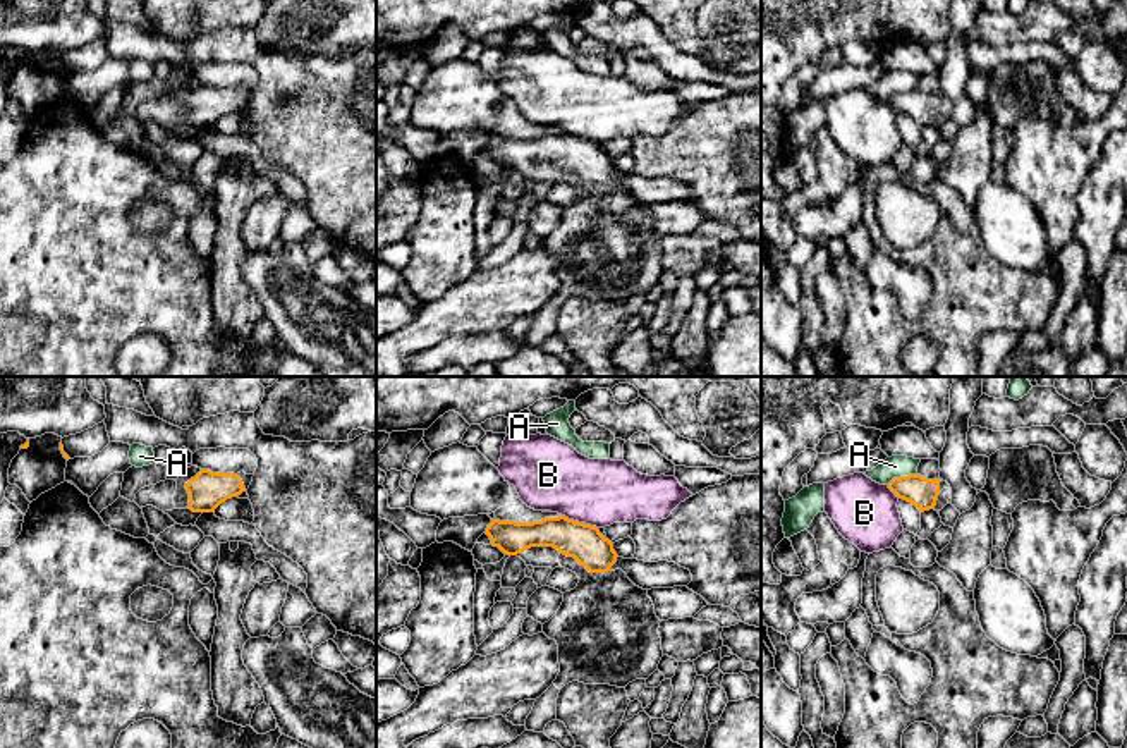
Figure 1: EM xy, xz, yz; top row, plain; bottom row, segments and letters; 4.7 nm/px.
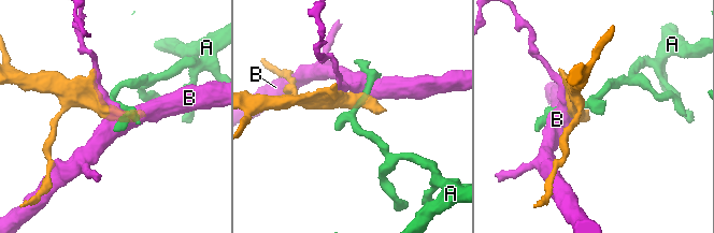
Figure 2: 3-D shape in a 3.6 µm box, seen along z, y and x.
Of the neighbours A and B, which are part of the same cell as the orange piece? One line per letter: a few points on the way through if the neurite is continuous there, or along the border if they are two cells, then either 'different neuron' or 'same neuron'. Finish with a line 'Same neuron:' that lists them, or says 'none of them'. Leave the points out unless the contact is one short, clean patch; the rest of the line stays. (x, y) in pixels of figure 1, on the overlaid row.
A: along yz (916, 472), (906, 477), (894, 477), (887, 484) | different neuron
B: different neuron
Same neuron: none of them

